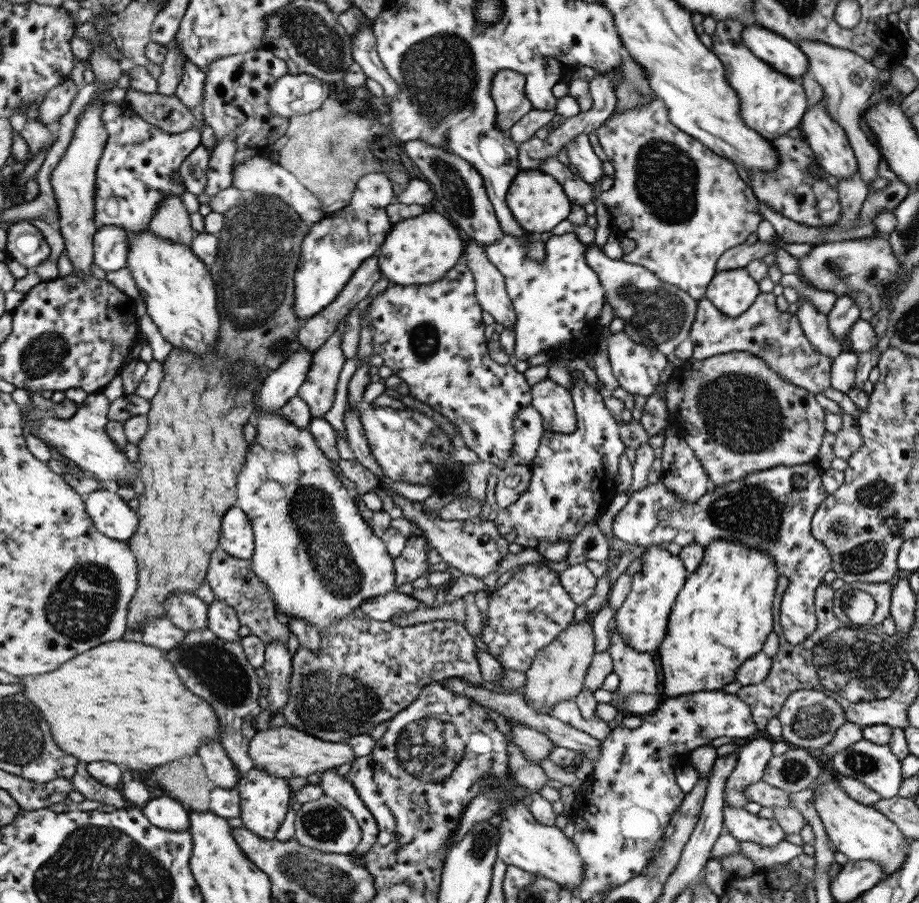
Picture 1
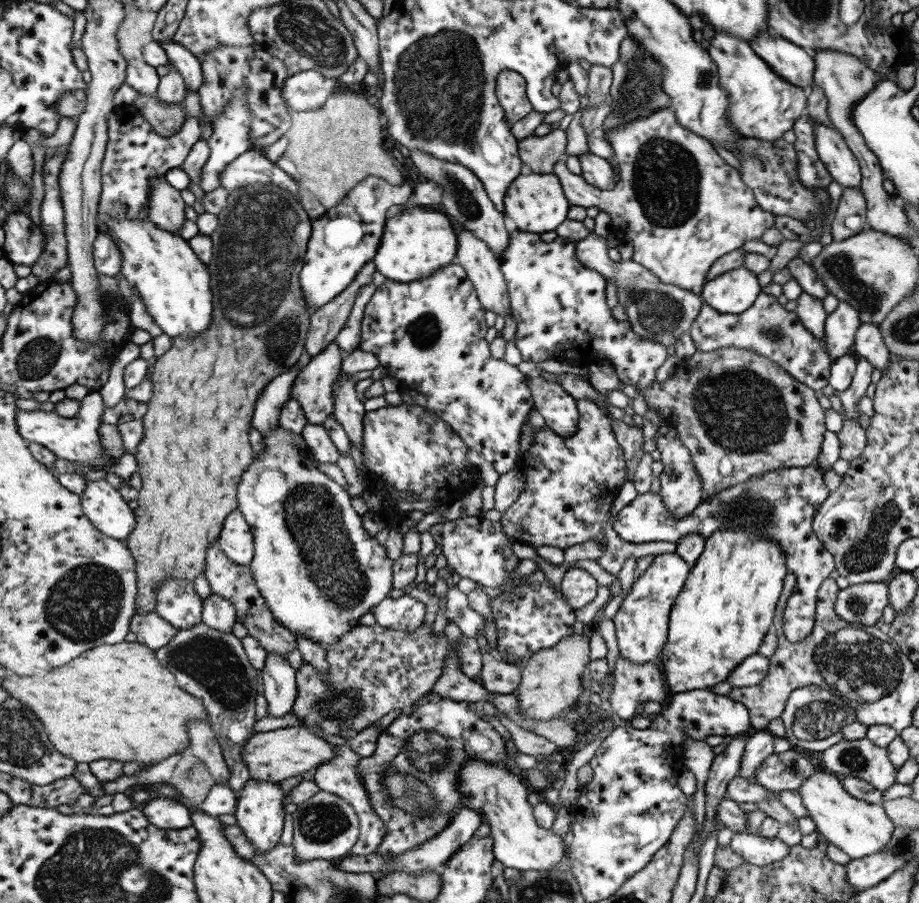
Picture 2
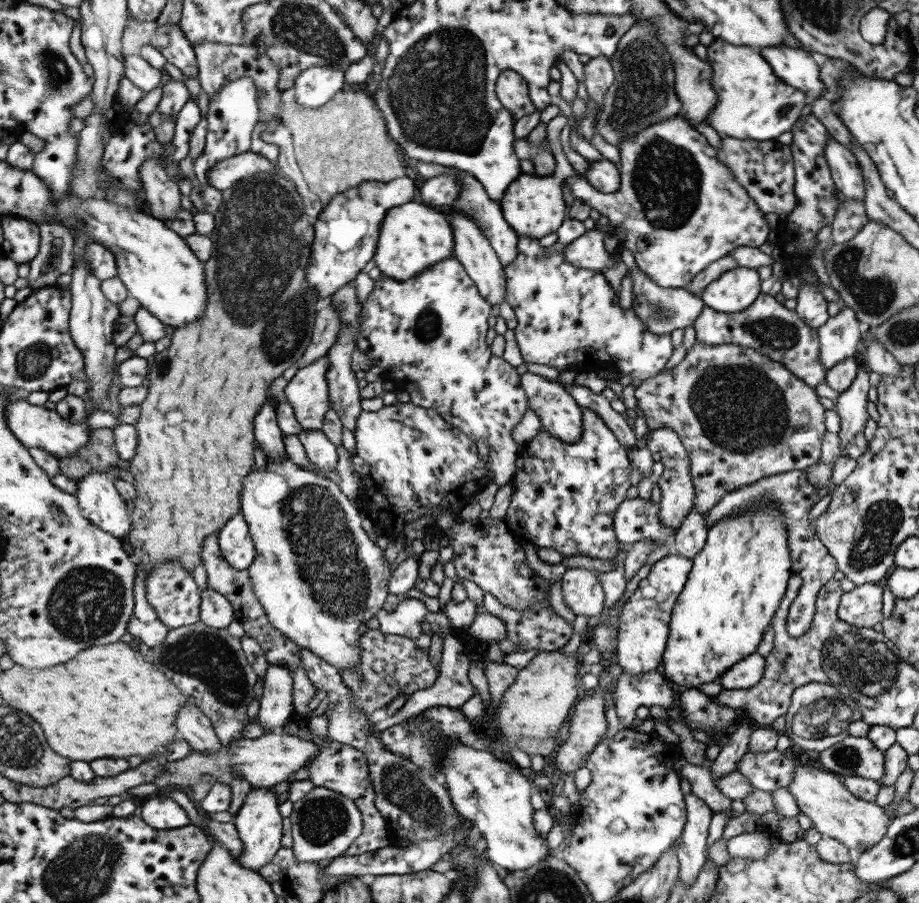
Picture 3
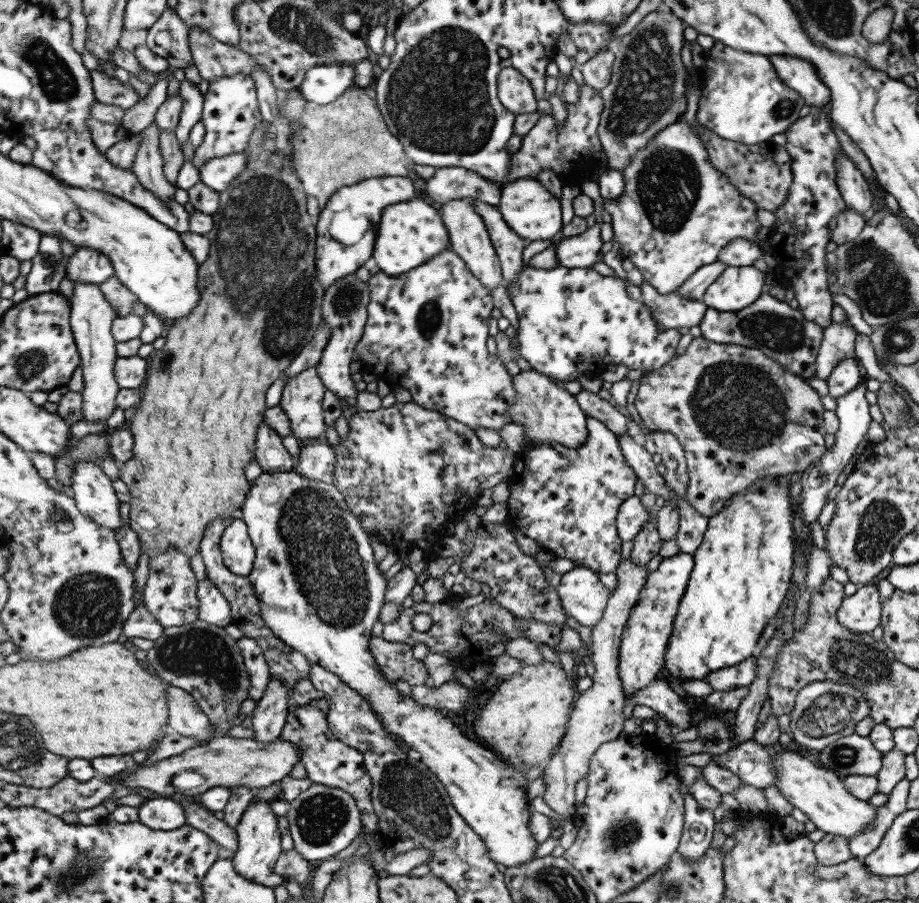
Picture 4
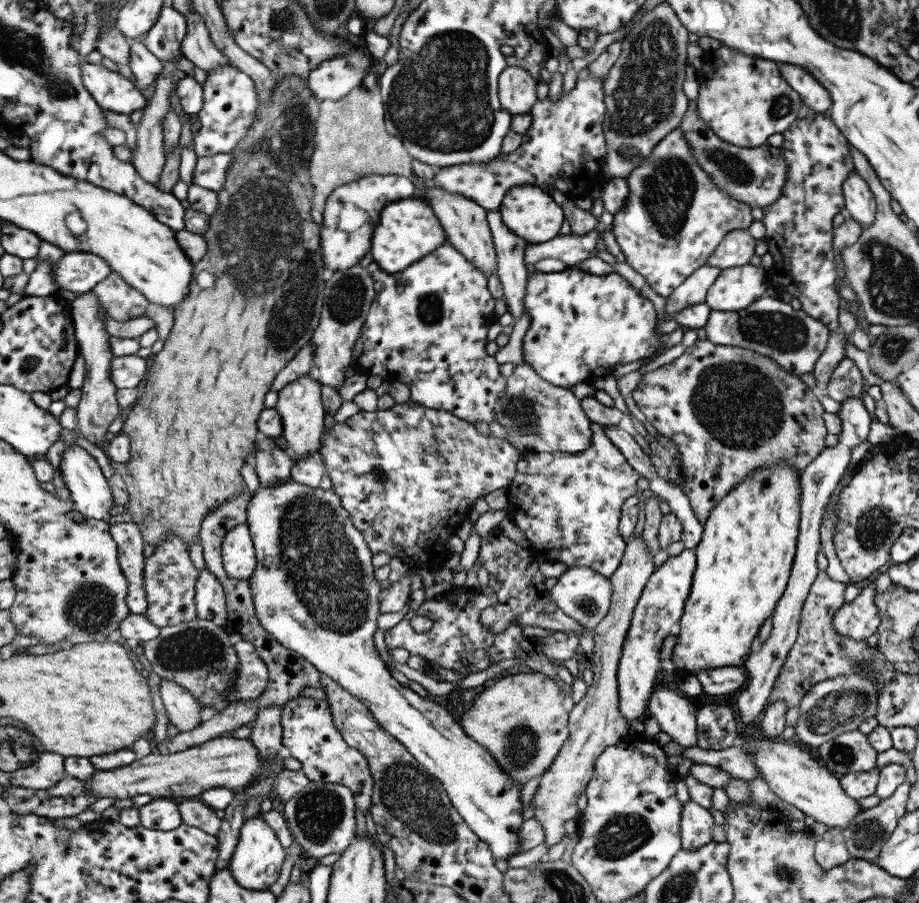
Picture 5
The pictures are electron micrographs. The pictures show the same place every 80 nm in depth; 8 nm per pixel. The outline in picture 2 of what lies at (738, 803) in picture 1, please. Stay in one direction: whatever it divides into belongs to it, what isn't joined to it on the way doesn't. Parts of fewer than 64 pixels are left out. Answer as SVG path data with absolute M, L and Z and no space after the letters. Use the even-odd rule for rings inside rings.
M752 730L746 736L737 776L753 778L753 773L761 767L765 758L773 753L773 739L774 737L766 730Z

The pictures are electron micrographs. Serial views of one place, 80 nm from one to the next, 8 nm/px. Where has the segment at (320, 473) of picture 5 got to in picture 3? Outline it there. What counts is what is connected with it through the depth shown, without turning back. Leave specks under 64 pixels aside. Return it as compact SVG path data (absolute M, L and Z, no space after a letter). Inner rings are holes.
M303 430L298 435L309 462L321 470L337 470L338 446L320 430Z

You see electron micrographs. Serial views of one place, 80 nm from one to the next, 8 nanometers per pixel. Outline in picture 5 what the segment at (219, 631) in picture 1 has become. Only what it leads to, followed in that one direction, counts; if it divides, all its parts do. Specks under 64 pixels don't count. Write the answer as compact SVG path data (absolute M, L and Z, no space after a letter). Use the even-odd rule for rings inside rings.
M208 568L200 571L196 584L198 618L211 620L219 626L228 625L226 592L221 581Z

